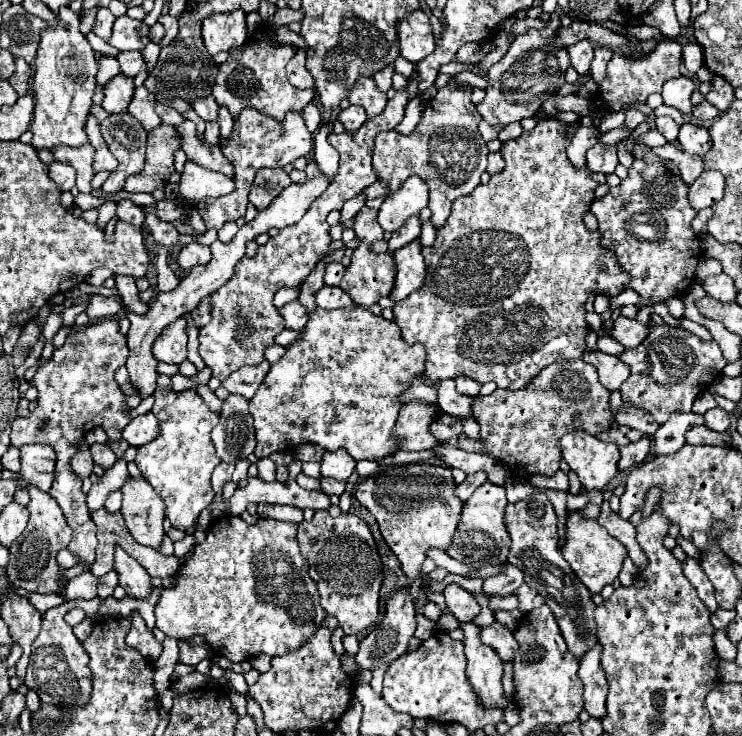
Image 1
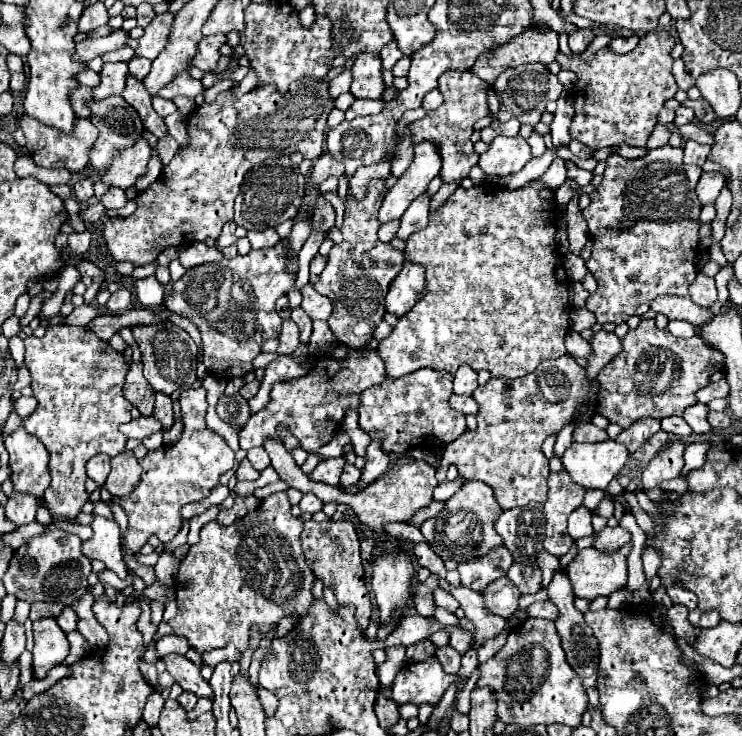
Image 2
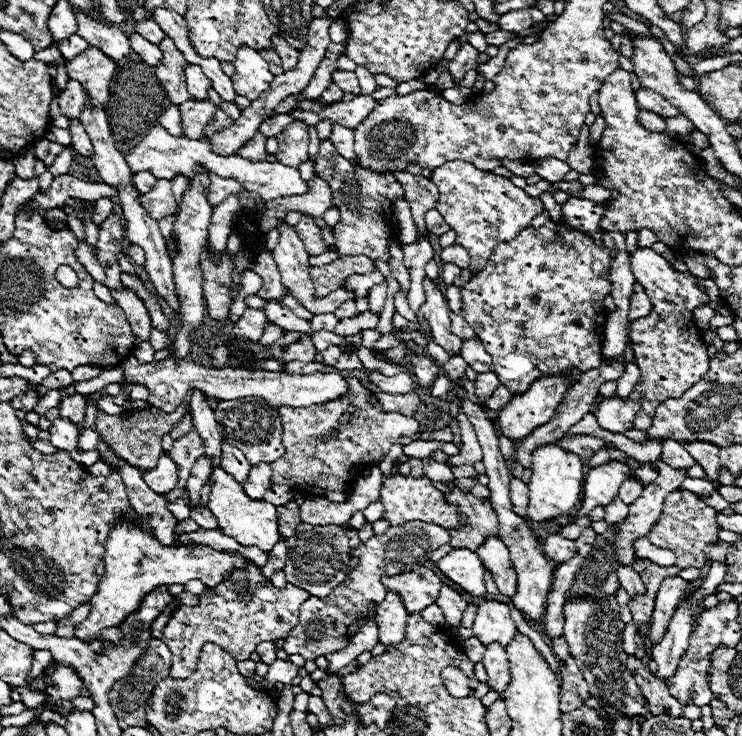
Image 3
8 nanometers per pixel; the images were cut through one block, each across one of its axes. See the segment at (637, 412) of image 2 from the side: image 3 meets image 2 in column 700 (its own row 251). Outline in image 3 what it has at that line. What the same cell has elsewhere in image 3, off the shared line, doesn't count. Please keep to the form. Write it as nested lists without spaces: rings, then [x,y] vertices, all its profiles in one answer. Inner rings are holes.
[[[322,140],[316,154],[316,174],[334,190],[334,204],[340,208],[342,220],[332,228],[340,256],[372,256],[372,260],[388,260],[388,238],[394,234],[392,200],[404,198],[404,188],[392,174],[378,174],[342,158],[330,140]]]

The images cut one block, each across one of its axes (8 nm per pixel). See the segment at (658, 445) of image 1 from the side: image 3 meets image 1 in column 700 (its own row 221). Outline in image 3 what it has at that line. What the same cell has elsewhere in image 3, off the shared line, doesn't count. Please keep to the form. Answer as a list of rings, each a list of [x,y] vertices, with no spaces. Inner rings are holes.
[[[396,170],[392,172],[396,180],[404,186],[404,196],[410,204],[412,218],[418,226],[418,232],[424,230],[424,214],[436,206],[440,192],[438,186],[432,180],[426,180],[424,176],[414,176],[408,170]]]

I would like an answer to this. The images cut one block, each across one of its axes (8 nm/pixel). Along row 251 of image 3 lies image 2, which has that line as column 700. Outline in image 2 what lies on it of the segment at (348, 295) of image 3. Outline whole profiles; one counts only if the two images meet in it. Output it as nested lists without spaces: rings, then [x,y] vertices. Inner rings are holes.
[[[698,274],[696,280],[690,284],[690,298],[694,304],[698,306],[712,306],[716,302],[716,284],[714,284],[714,278],[710,276],[704,276],[704,274]]]

